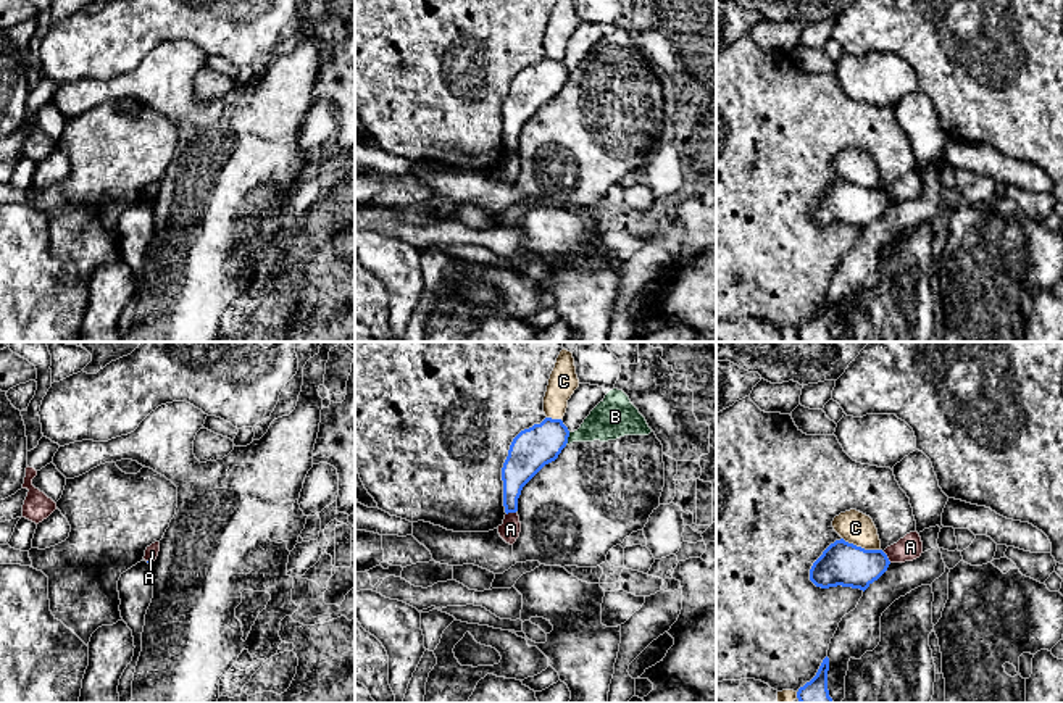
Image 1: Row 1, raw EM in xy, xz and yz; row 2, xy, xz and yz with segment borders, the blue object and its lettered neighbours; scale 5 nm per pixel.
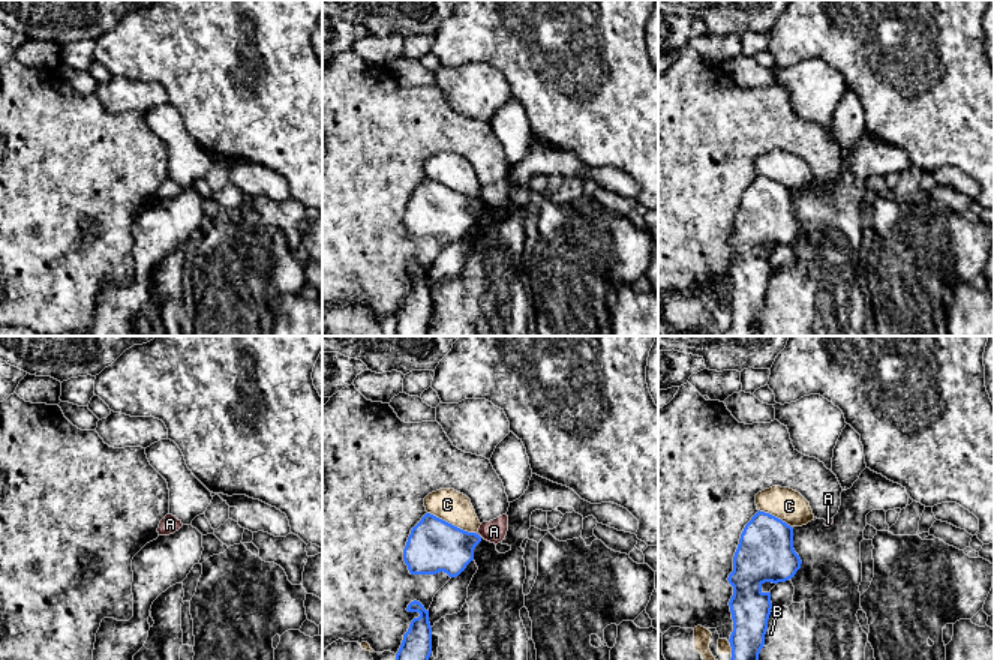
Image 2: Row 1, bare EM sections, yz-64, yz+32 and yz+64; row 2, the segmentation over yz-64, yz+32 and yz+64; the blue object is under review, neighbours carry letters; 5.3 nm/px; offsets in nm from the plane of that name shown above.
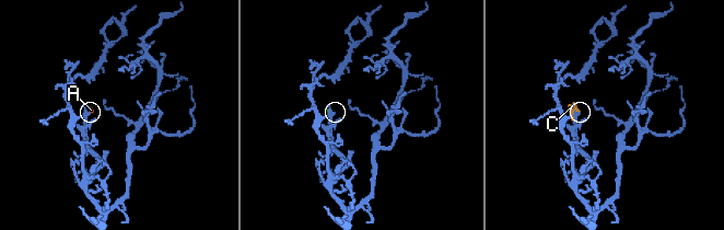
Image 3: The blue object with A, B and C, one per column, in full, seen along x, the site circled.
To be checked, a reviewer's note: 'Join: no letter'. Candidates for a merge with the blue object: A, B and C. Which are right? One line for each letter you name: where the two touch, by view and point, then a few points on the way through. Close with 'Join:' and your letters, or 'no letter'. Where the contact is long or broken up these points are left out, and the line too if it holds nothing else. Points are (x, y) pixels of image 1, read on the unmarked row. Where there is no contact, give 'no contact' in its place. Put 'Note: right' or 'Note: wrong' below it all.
Join: no letter
Note: right

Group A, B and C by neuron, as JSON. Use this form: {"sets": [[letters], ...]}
{"sets": [["A"], ["B", "C"]]}

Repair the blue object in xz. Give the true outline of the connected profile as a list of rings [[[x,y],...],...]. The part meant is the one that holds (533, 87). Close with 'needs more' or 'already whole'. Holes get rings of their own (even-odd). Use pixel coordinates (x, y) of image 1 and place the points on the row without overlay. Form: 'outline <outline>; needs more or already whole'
outline [[[545,56],[521,69],[511,81],[502,106],[505,152],[518,150],[523,126],[566,85],[568,66],[561,58]]]; already whole

